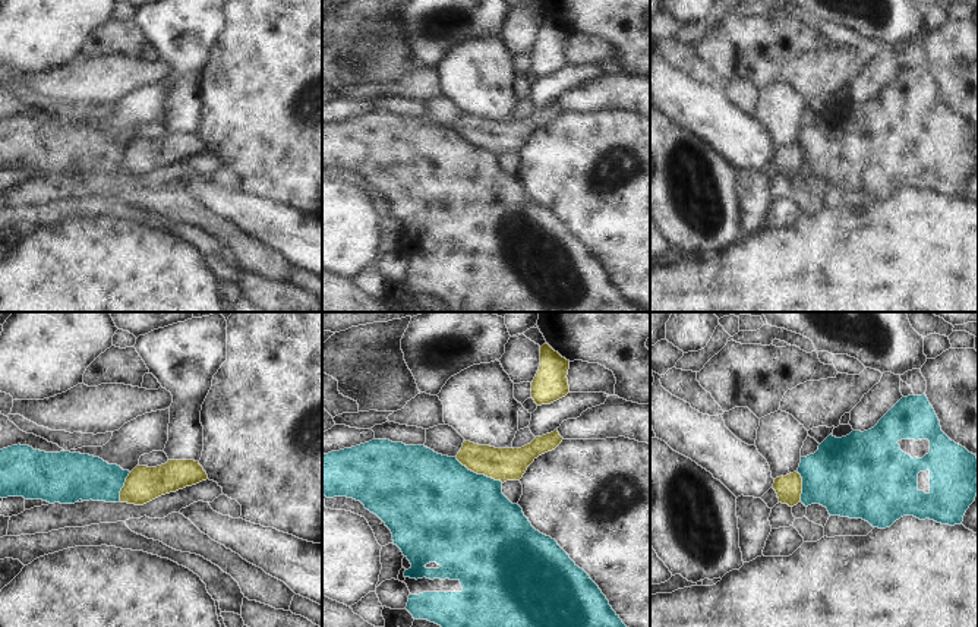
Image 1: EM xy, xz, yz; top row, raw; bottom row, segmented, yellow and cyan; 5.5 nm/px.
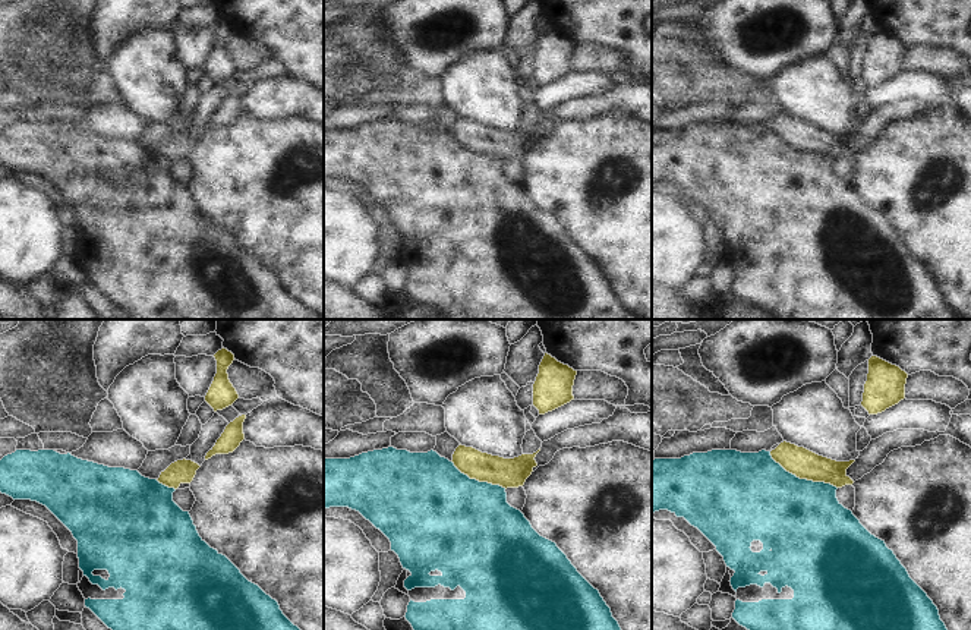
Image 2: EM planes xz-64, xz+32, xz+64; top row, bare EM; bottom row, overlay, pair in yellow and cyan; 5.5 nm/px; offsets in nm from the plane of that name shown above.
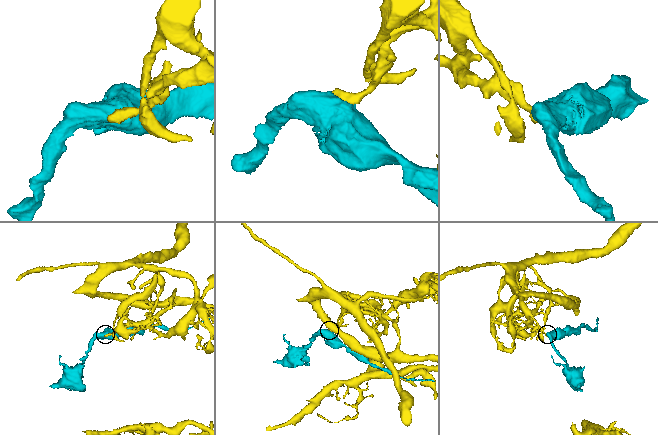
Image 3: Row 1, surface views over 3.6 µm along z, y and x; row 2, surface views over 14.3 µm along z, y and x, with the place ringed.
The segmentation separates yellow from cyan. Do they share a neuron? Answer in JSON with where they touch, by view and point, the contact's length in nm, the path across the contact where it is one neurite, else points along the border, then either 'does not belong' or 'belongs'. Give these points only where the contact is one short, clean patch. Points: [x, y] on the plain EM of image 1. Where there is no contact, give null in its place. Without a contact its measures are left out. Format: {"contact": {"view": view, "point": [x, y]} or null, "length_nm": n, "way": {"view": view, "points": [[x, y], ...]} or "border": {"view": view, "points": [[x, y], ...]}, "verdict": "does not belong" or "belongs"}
{"contact": {"view": "xz", "point": [479, 145]}, "length_nm": 300, "border": {"view": "xz", "points": [[456, 129], [469, 141], [502, 154]]}, "verdict": "does not belong"}

